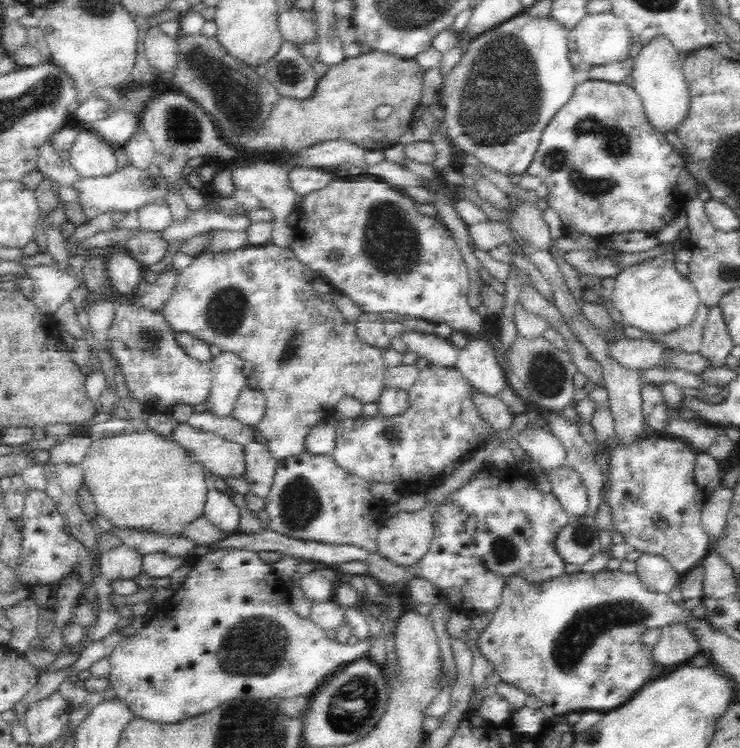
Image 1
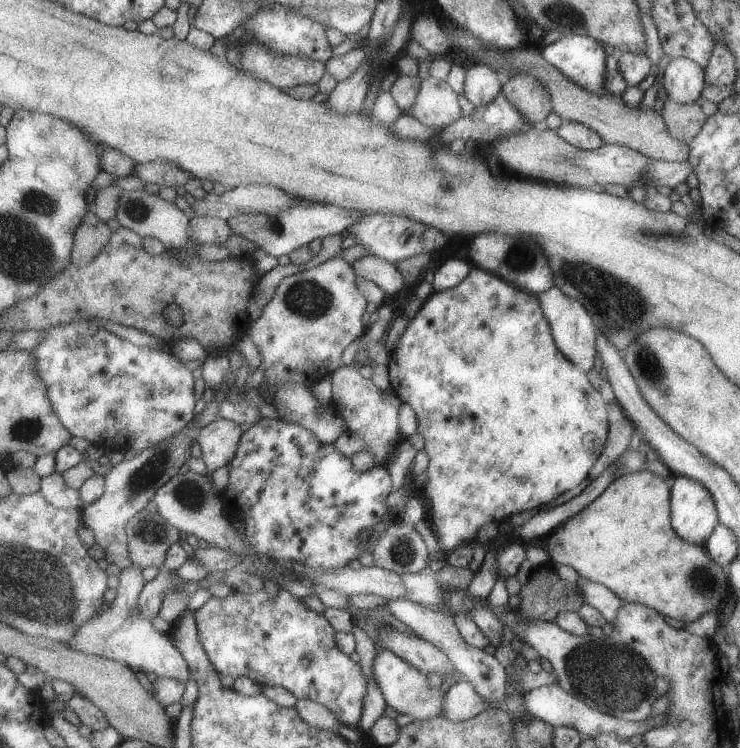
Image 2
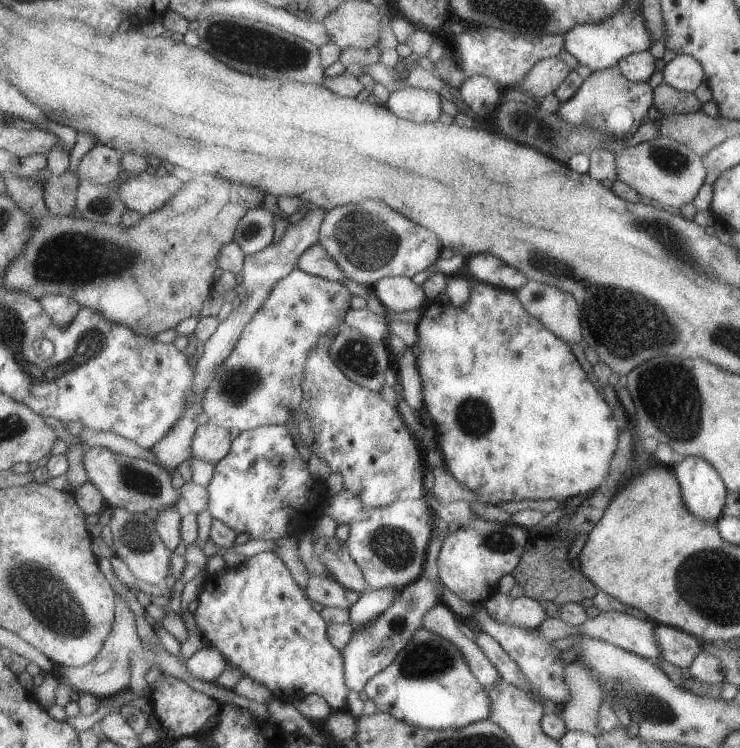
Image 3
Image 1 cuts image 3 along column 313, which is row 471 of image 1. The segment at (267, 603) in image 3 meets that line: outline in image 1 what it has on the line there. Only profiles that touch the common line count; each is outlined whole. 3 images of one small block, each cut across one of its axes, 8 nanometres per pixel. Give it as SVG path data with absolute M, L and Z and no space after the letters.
M664 434L646 436L631 443L618 443L618 446L608 452L599 486L600 501L607 506L614 531L617 530L624 536L624 542L630 550L664 558L681 577L702 562L710 540L700 522L699 514L708 491L696 484L695 454L695 450L684 440Z

